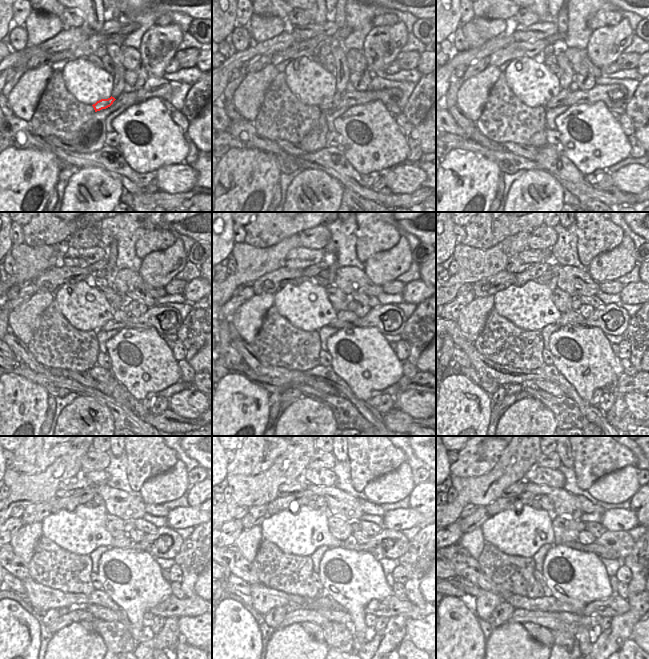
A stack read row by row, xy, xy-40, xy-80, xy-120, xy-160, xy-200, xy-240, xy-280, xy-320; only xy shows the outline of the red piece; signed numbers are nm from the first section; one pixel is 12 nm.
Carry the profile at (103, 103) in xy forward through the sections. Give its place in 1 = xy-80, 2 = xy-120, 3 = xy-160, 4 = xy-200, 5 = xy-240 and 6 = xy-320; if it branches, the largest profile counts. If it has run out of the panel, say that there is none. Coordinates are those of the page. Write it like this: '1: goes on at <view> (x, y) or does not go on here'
1: goes on at xy-80 (560, 99)
2: goes on at xy-120 (119, 318)
3: goes on at xy-160 (346, 318)
4: goes on at xy-200 (571, 317)
5: goes on at xy-240 (126, 542)
6: goes on at xy-320 (603, 553)

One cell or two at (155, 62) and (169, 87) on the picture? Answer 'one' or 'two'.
two

